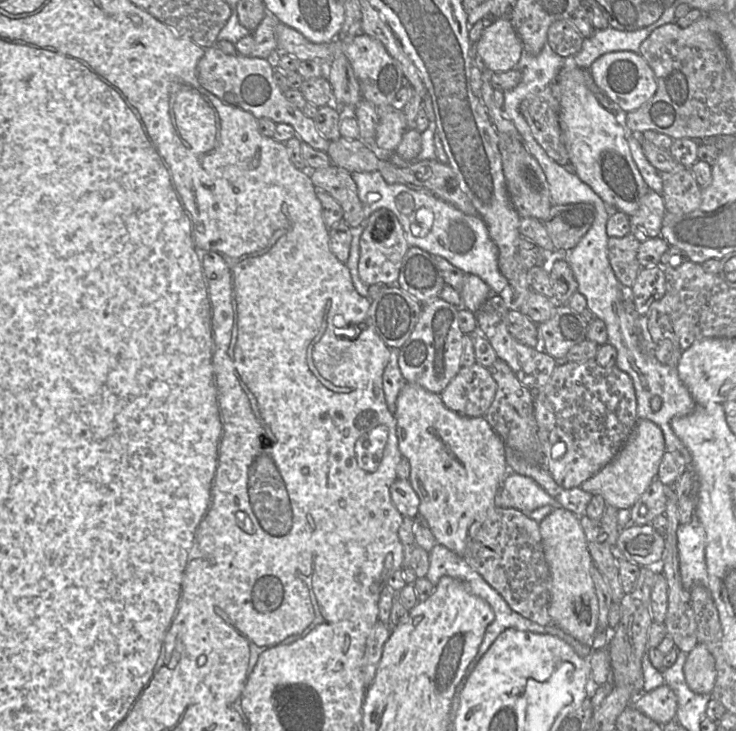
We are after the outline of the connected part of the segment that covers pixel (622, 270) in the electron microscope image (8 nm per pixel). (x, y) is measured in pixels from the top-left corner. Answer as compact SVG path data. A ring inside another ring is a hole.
M631 233L624 237L609 237L608 258L611 267L622 285L632 287L641 270L637 260L640 242Z

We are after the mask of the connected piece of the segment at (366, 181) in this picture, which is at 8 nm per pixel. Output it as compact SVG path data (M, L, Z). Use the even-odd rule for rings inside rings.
M379 171L354 172L351 177L357 186L366 218L377 209L390 210L402 225L409 246L421 248L433 256L440 256L465 274L478 276L491 288L492 294L499 295L509 286L498 267L498 248L480 216L466 215L431 194L410 189L403 184L388 184ZM370 192L379 193L381 198L369 203L367 194Z

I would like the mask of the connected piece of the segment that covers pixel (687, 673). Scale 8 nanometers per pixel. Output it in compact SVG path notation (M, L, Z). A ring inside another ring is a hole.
M702 644L689 653L683 667L686 684L694 693L711 694L716 679L715 659Z

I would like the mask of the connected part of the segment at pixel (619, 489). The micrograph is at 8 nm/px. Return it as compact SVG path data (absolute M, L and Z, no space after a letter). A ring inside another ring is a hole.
M638 420L616 457L585 481L580 488L592 495L601 495L607 505L617 509L631 509L652 481L657 478L665 452L665 439L661 428L650 420Z

